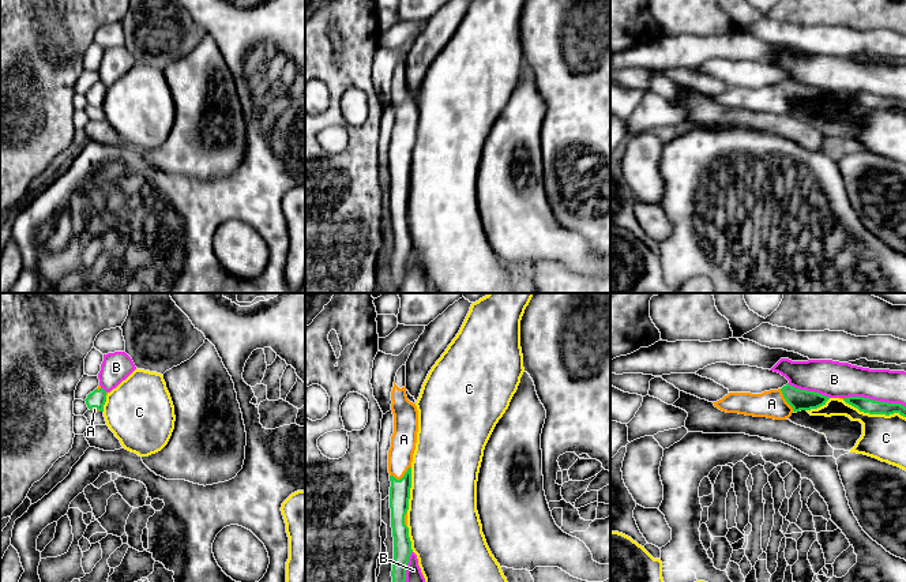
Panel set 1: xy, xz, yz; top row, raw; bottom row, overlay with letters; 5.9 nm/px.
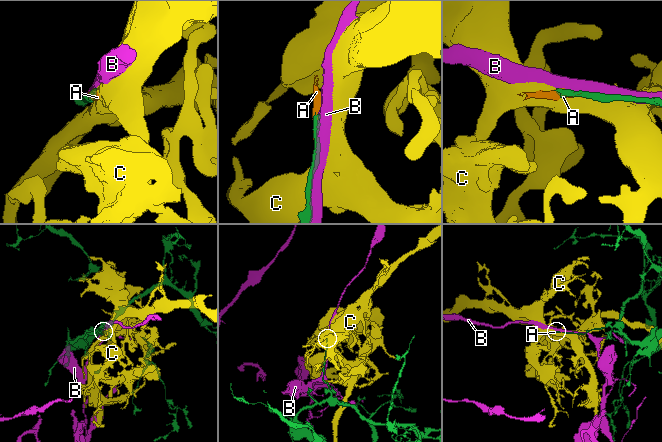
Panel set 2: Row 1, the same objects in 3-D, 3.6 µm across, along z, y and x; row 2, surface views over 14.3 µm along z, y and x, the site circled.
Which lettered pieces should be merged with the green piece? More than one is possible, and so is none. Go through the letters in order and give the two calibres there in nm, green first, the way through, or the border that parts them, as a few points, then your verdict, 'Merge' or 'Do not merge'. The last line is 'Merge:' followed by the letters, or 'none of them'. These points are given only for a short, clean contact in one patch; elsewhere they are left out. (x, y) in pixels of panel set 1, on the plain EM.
A: Thickness 130 nm (green) against 150 nm. Path across: xz (399, 186), (402, 172), (403, 134). Merge
B: Thickness 90 nm (green) against 200 nm. Do not merge
C: Thickness 90 nm (green) against 260 nm. Do not merge
Merge: A

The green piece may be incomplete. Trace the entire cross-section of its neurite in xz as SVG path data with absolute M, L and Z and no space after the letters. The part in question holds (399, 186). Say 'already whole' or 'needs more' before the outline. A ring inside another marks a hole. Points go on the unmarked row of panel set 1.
needs more | M406 60L395 71L391 86L394 128L388 144L390 203L394 232L392 292L396 293L406 275L406 263L413 247L407 222L411 183L411 157L417 138L418 105L406 90Z

